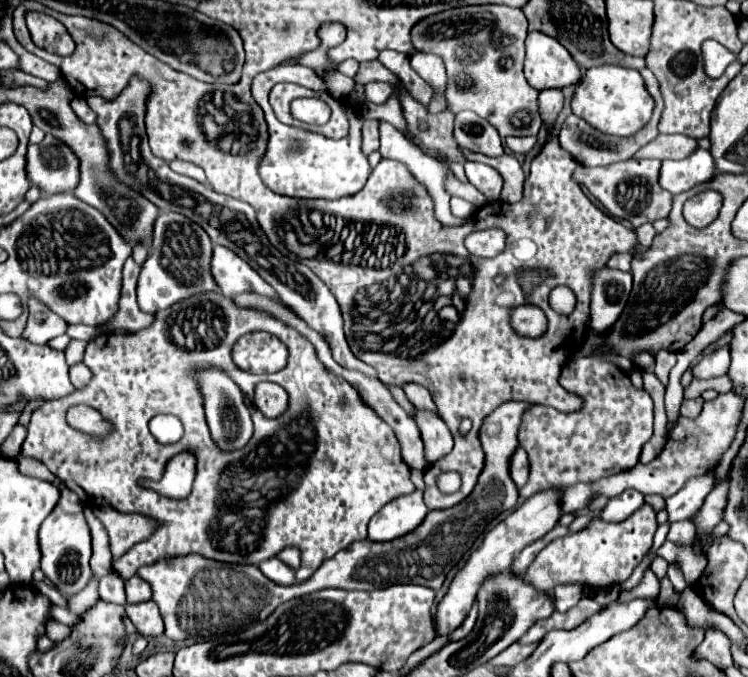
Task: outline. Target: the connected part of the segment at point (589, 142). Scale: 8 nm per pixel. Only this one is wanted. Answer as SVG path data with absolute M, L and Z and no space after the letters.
M647 68L641 70L641 76L645 78L647 90L655 101L655 112L653 112L651 122L649 122L639 134L635 134L635 136L631 136L631 138L605 136L603 132L595 130L593 126L589 126L589 124L587 124L585 120L581 120L581 118L575 118L575 128L573 128L573 122L567 122L567 124L561 126L561 148L565 148L565 150L573 150L575 160L577 160L579 164L583 164L583 166L609 166L609 164L613 164L613 162L629 160L629 158L633 158L633 154L635 154L641 146L649 144L649 142L659 134L659 132L657 132L657 124L659 124L659 118L661 118L661 112L663 112L664 108L664 101L659 89L659 82L657 82L657 78L655 78Z

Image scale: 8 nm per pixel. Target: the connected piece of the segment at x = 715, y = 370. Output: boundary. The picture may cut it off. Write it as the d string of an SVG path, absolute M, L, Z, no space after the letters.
M719 348L715 350L713 354L701 358L695 366L693 366L693 374L695 378L717 378L717 376L723 376L727 374L727 368L729 368L729 362L731 362L731 356L729 356L729 348Z

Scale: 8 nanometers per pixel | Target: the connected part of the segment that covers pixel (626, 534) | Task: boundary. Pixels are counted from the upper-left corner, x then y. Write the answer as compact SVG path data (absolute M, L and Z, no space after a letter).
M643 504L643 508L623 522L605 522L601 518L593 518L583 530L569 532L567 536L549 542L527 568L523 580L543 592L551 592L559 584L585 584L593 590L599 590L625 582L651 548L655 530L655 512L649 504Z

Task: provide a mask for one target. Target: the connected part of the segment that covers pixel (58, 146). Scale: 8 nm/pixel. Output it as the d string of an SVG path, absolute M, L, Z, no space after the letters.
M51 134L43 138L41 144L29 144L27 150L27 180L31 180L31 186L37 186L41 194L61 194L61 192L73 192L79 184L79 160L77 156L61 142L57 142Z

